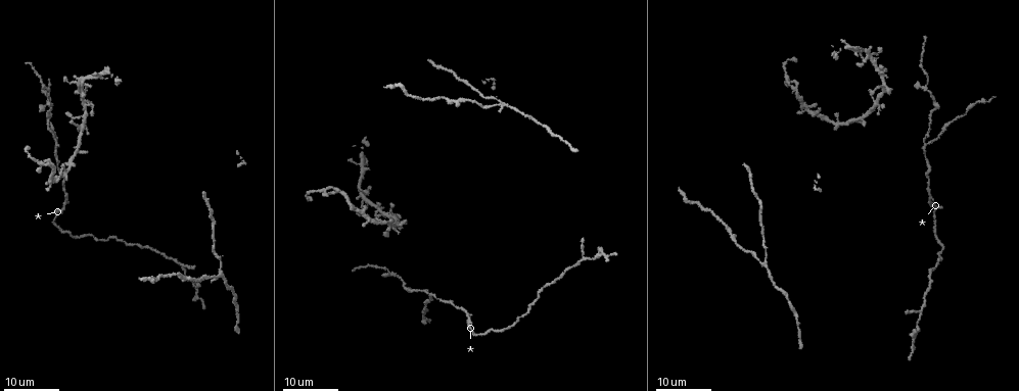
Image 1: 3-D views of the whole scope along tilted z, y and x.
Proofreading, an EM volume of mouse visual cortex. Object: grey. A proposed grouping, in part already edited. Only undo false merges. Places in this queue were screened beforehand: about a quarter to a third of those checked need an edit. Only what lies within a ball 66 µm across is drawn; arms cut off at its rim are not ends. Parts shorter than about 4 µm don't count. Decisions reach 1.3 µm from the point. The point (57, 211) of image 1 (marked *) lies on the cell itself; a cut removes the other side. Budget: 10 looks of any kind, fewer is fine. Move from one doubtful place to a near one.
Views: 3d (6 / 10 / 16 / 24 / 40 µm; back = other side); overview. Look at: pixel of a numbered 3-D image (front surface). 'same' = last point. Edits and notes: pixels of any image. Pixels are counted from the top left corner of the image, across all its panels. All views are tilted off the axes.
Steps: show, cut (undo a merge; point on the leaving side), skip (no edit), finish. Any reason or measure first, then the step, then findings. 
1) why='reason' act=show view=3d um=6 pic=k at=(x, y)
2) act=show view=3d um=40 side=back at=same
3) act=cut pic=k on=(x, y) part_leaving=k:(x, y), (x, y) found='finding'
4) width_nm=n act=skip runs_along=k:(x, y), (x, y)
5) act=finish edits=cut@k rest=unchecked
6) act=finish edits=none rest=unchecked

why='branch point' act=show view=3d um=16 pic=1 at=(926, 143)

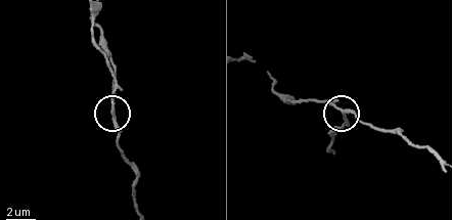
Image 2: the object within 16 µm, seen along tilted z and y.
why='closer look' act=show view=3d um=6 pic=2 at=(343, 112)

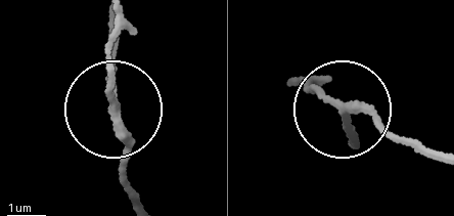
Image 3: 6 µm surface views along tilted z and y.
width_nm=170 act=skip found='one cell here'

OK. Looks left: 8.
why='three-way junction' act=show view=3d um=16 pic=1 at=(923, 86)

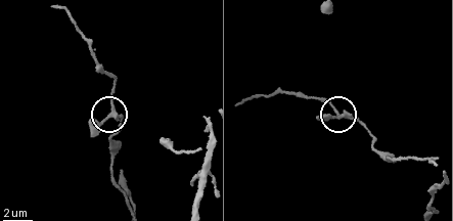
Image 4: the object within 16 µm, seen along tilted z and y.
act=show view=3d um=10 pic=4 at=(344, 116)

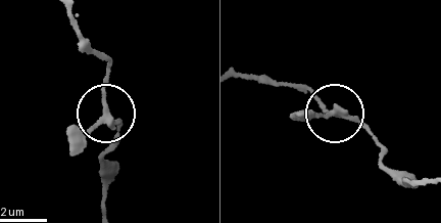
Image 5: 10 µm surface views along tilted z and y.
width_nm=220 act=skip runs_along=5:(428, 181), (382, 166), (373, 134), (310, 88) found='all the same cell'

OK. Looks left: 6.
why='a fork' act=show view=3d um=24 pic=1 at=(878, 96)

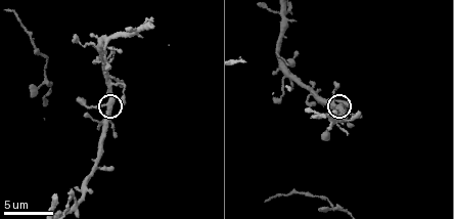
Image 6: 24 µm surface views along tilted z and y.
act=show view=3d um=6 pic=6 at=(110, 108)

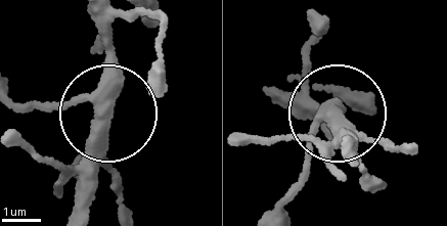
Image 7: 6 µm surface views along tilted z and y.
width_nm=330 act=skip found='all the same cell'

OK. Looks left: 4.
why='sudden change in width' act=show view=3d um=24 pic=1 at=(965, 111)

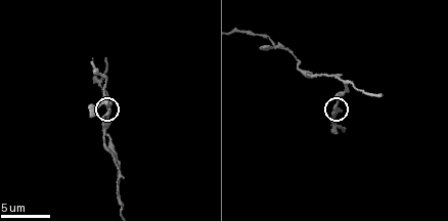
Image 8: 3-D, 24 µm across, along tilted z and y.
act=show view=3d um=6 at=same

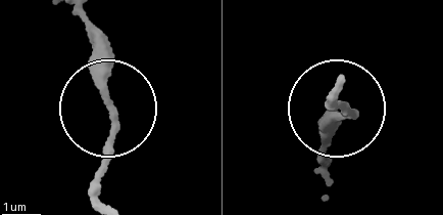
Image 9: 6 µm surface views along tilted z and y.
act=skip runs_along=9:(101, 201), (111, 109), (83, 16) found='continuous, no second cell'

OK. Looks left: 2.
act=show view=3d um=24 pic=1 at=(528, 312)

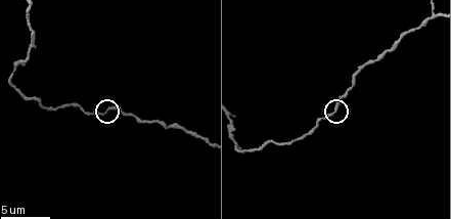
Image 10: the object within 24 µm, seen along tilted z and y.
act=show view=3d um=10 pic=10 at=(334, 107)

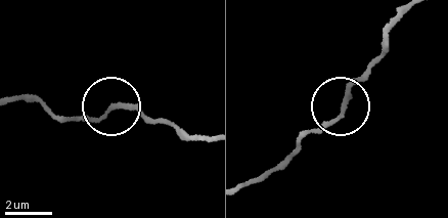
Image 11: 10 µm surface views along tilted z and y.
act=skip runs_along=11:(14, 99), (72, 118), (96, 119), (121, 106), (165, 118) found='continuous, no second cell'

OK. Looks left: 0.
act=finish edits=none rest=unchecked

